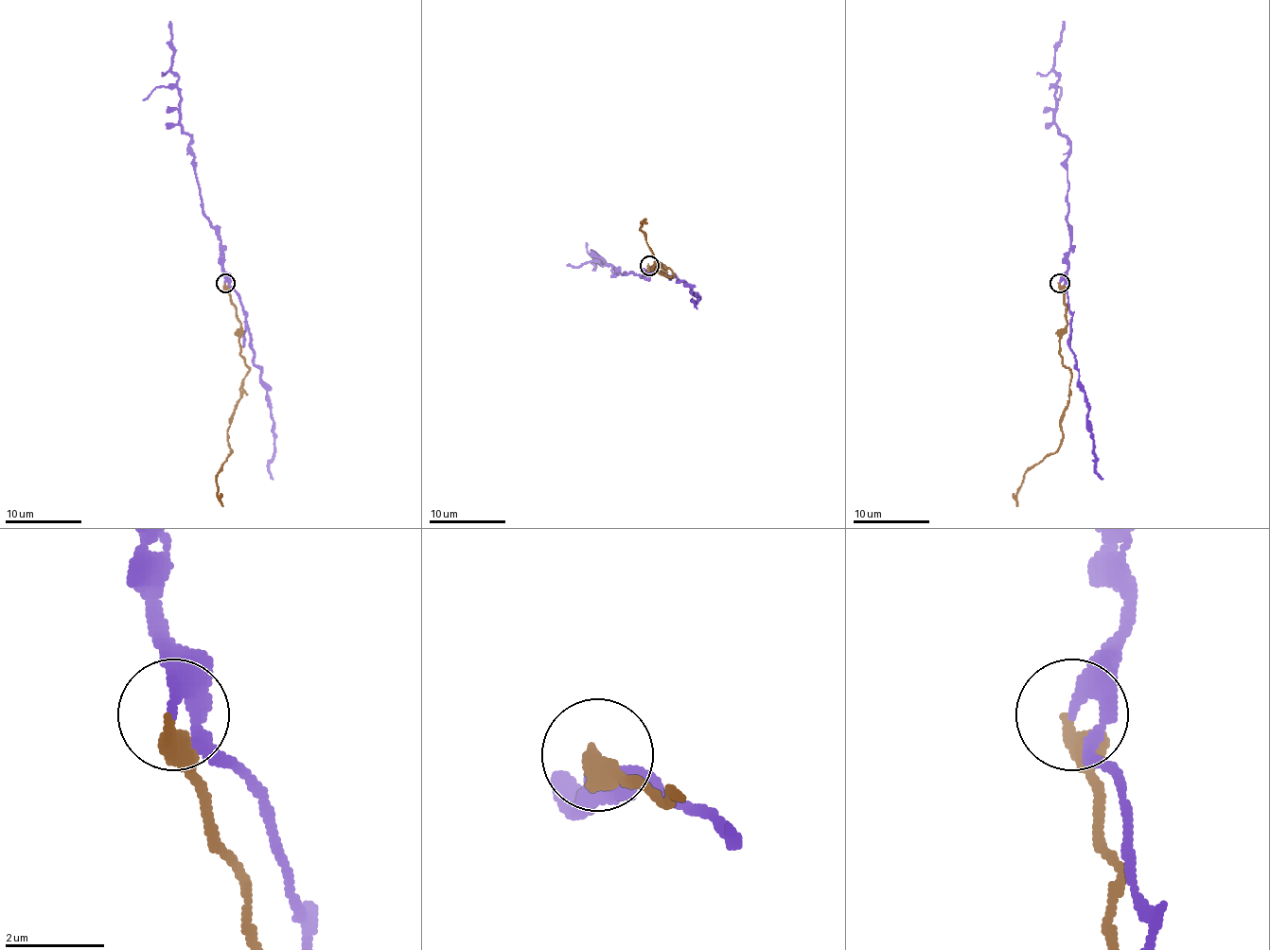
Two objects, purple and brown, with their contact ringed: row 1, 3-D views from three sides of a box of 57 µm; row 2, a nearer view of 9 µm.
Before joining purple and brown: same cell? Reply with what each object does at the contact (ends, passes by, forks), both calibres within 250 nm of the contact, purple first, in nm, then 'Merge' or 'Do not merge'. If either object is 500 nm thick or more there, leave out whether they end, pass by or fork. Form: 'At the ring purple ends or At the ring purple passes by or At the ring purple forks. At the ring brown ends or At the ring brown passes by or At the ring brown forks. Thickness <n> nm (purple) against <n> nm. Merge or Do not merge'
At the ring purple passes by. At the ring brown ends. Thickness 240 nm (purple) against 480 nm. Do not merge

